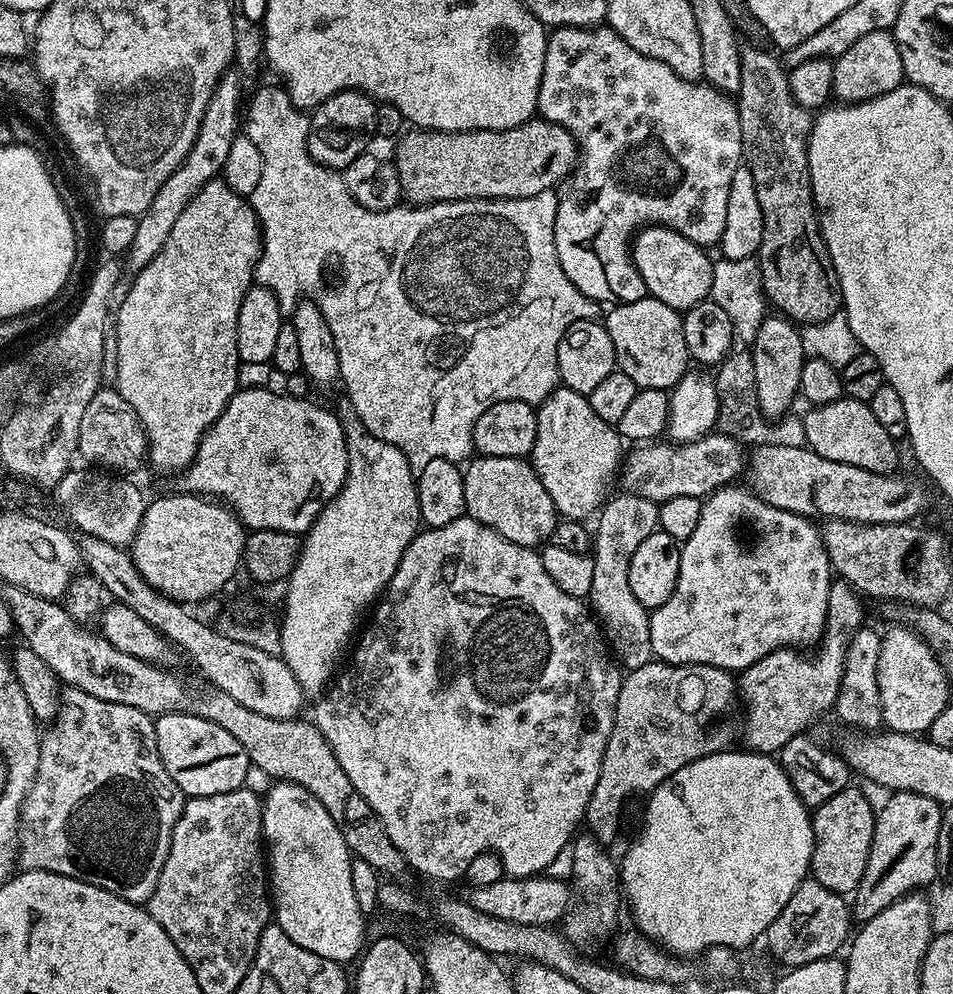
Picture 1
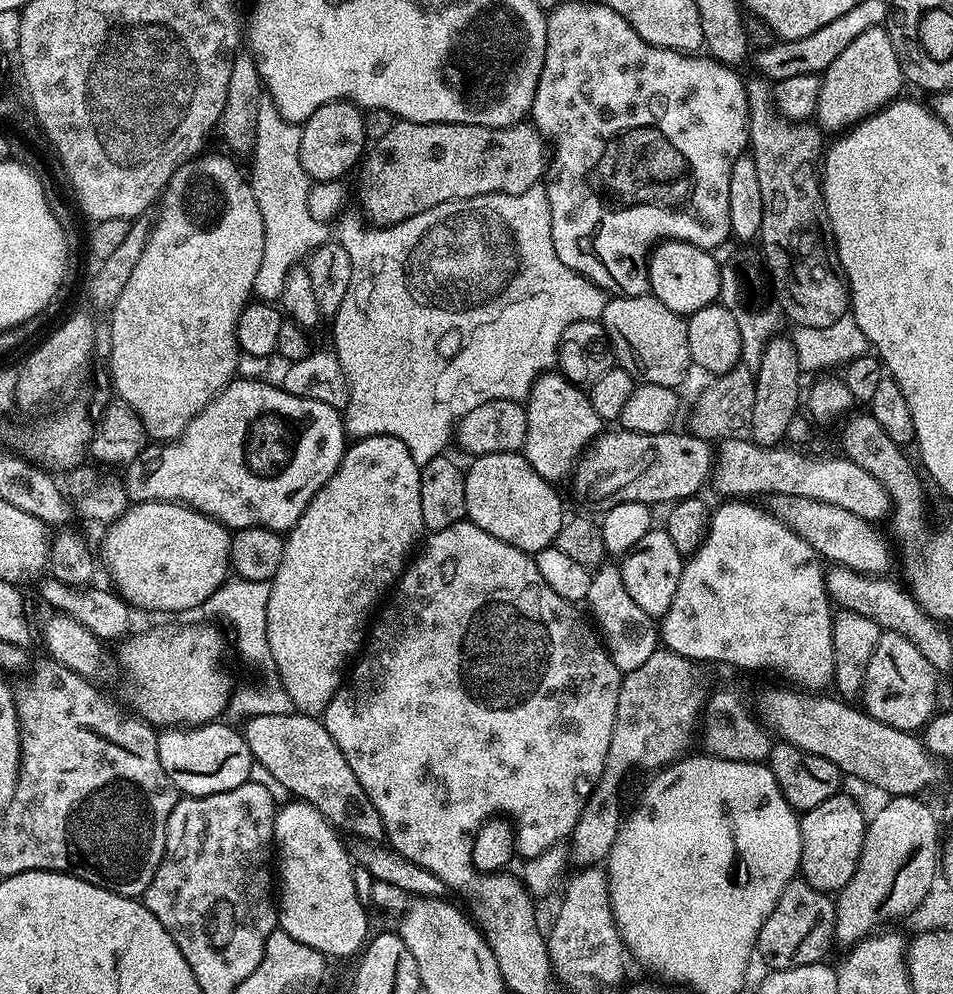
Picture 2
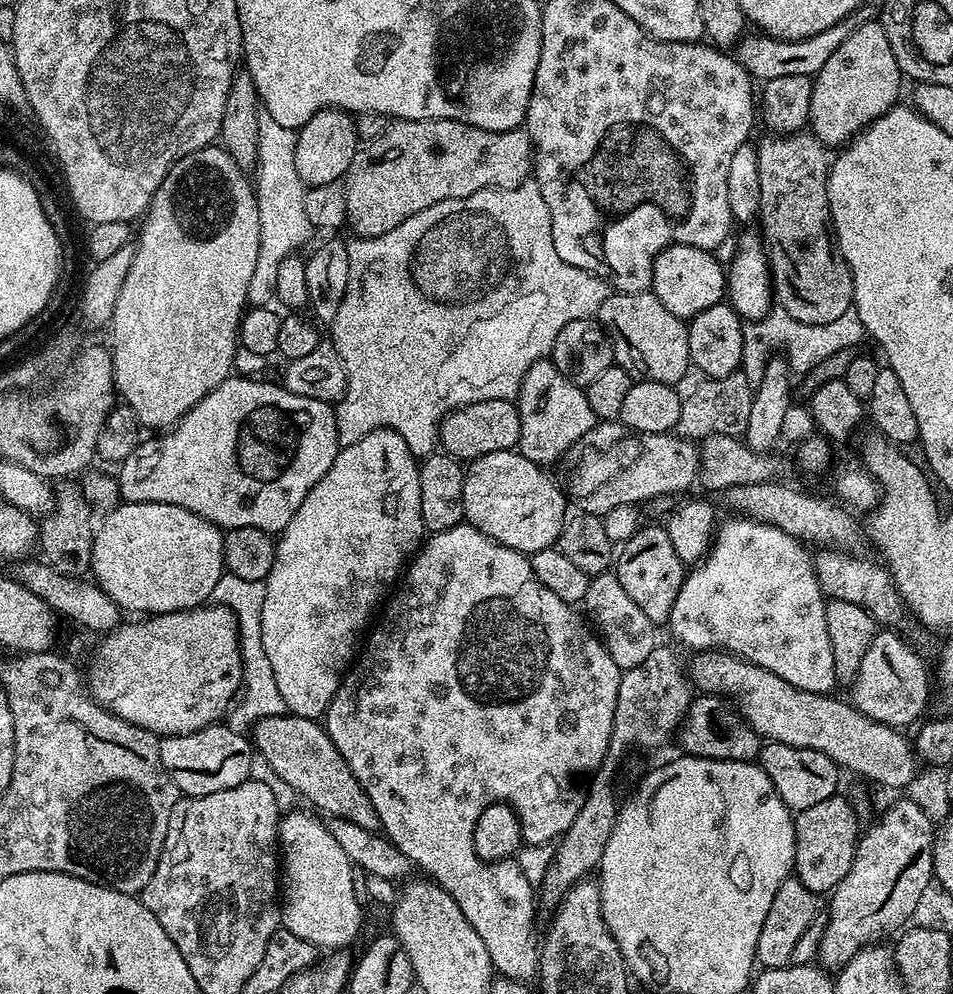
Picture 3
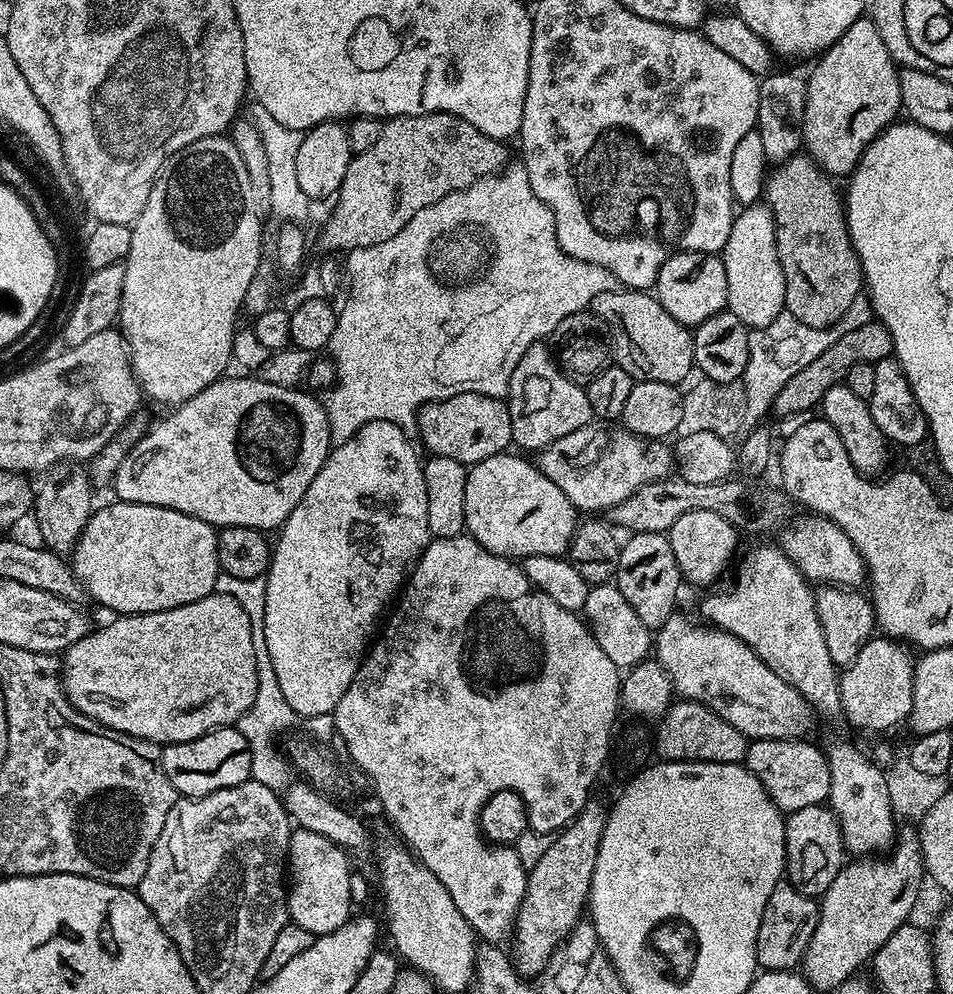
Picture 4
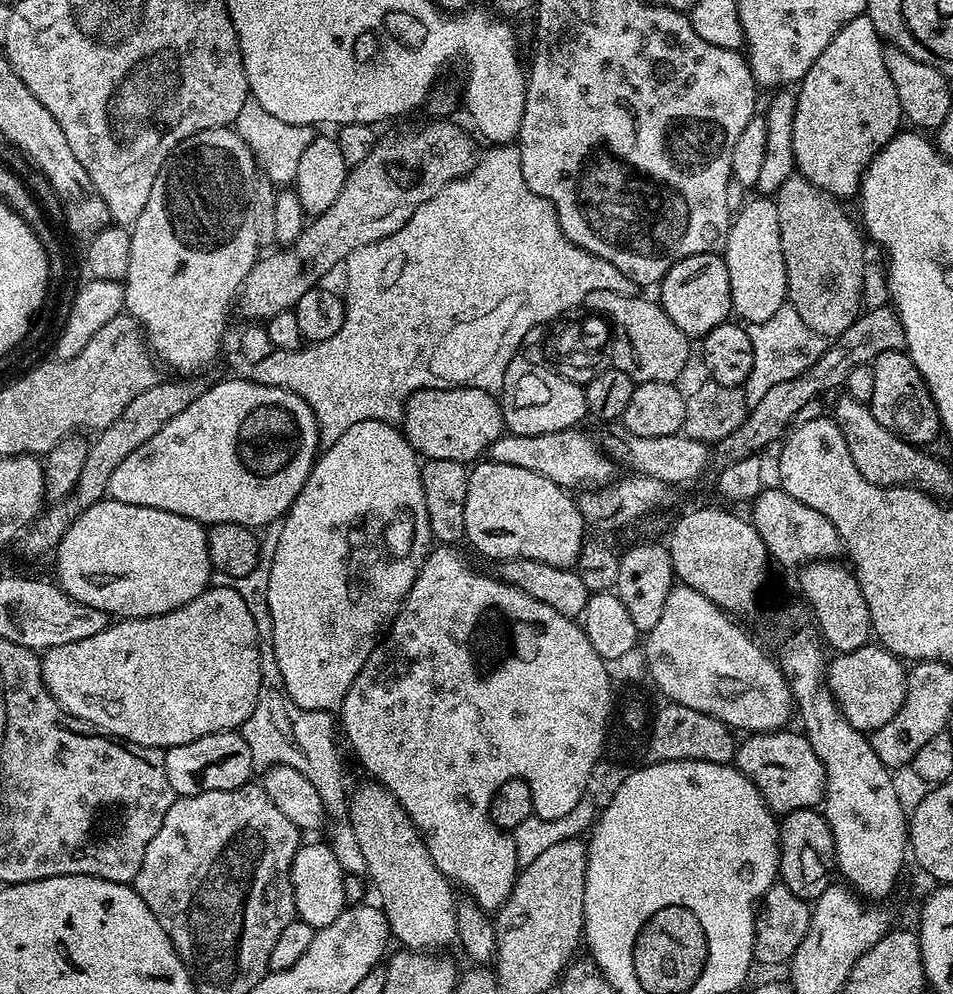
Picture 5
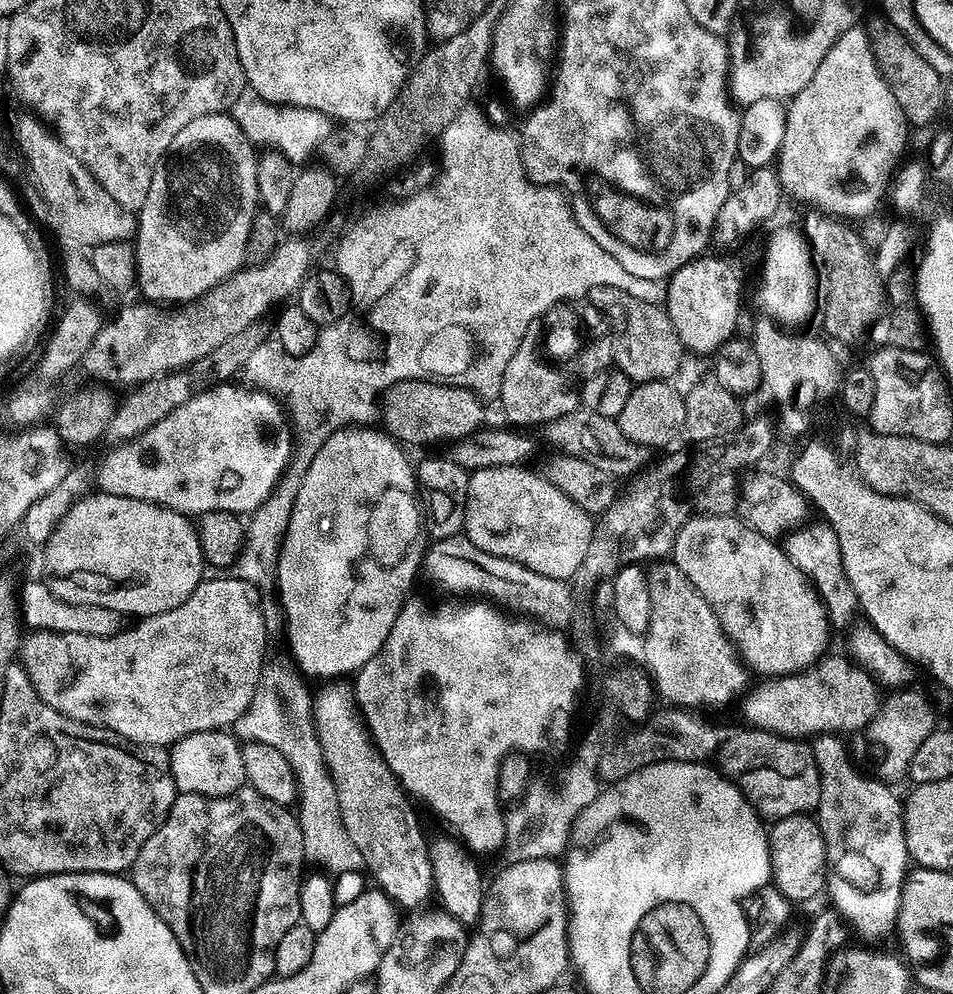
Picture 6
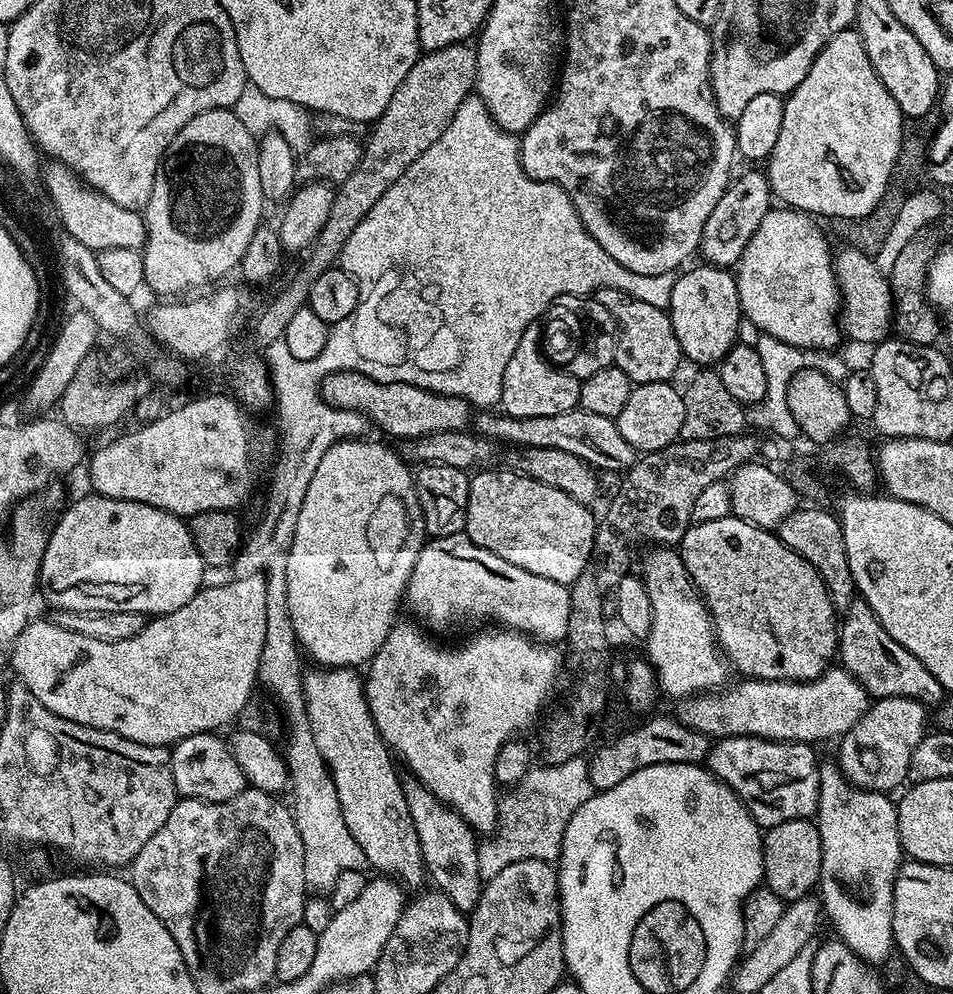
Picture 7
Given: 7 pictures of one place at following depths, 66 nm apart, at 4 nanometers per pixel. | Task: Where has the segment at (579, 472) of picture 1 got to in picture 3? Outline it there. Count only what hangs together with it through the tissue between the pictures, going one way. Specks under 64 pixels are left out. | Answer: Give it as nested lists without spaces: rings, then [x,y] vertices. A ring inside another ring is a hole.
[[[548,358],[530,366],[514,403],[520,415],[518,451],[541,466],[563,461],[568,451],[598,422],[584,388],[565,378]]]

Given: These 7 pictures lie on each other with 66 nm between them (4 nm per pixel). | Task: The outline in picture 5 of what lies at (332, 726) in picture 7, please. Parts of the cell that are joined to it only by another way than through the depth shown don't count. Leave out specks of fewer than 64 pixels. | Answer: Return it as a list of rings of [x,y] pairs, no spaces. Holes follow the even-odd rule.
[[[367,782],[356,793],[352,792],[347,801],[348,821],[350,831],[358,840],[359,849],[366,858],[368,867],[367,879],[371,887],[380,891],[379,907],[383,909],[388,920],[388,930],[393,937],[401,940],[405,949],[422,952],[425,950],[444,950],[448,943],[455,941],[456,937],[456,906],[457,897],[452,897],[453,885],[441,875],[438,866],[428,853],[424,845],[424,838],[414,826],[414,822],[406,814],[406,810],[394,798],[390,789],[379,782]]]

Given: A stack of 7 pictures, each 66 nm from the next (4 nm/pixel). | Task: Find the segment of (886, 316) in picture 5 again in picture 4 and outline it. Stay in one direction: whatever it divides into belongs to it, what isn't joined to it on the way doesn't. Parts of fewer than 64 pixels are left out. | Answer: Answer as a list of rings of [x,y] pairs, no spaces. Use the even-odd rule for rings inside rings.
[[[871,322],[859,327],[838,338],[832,346],[825,351],[810,366],[799,370],[777,392],[776,399],[771,403],[771,411],[780,416],[796,416],[799,412],[808,412],[817,407],[821,398],[830,390],[830,386],[845,383],[848,379],[850,366],[855,364],[877,364],[880,360],[887,360],[893,355],[892,339],[879,322]]]

